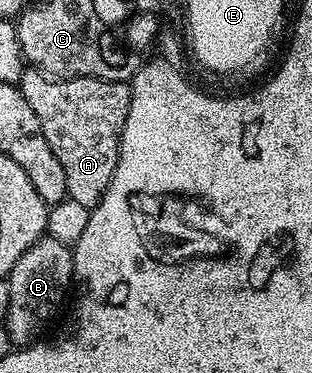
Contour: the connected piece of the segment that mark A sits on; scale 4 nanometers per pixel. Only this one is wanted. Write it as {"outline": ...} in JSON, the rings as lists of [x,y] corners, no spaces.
{"outline":[[[26,67],[20,82],[23,98],[35,110],[41,123],[43,138],[47,138],[47,146],[59,158],[59,166],[63,166],[63,178],[67,178],[68,199],[79,202],[79,206],[93,209],[107,190],[111,178],[115,174],[117,152],[121,149],[121,131],[127,118],[131,88],[128,83],[121,84],[120,79],[96,80],[93,76],[77,76],[74,80],[47,78],[45,73],[36,68]]]}

